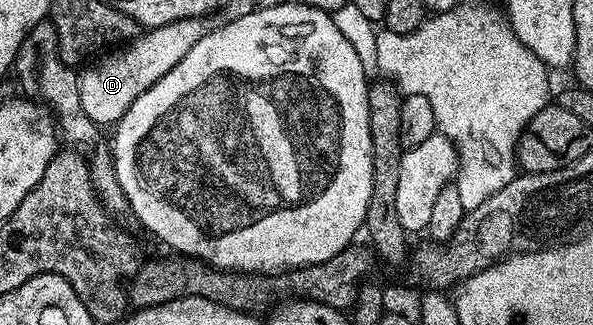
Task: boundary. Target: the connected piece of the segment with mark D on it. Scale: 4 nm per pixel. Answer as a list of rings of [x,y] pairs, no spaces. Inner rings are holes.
[[[188,16],[166,26],[141,31],[136,39],[101,55],[93,68],[81,71],[79,77],[82,110],[93,124],[112,126],[117,120],[121,120],[137,98],[146,94],[146,90],[150,90],[150,86],[154,86],[158,78],[166,78],[166,74],[170,74],[170,70],[174,70],[174,66],[178,66],[178,62],[182,62],[186,54],[190,54],[192,47],[210,30],[210,24],[206,21],[204,18]]]

